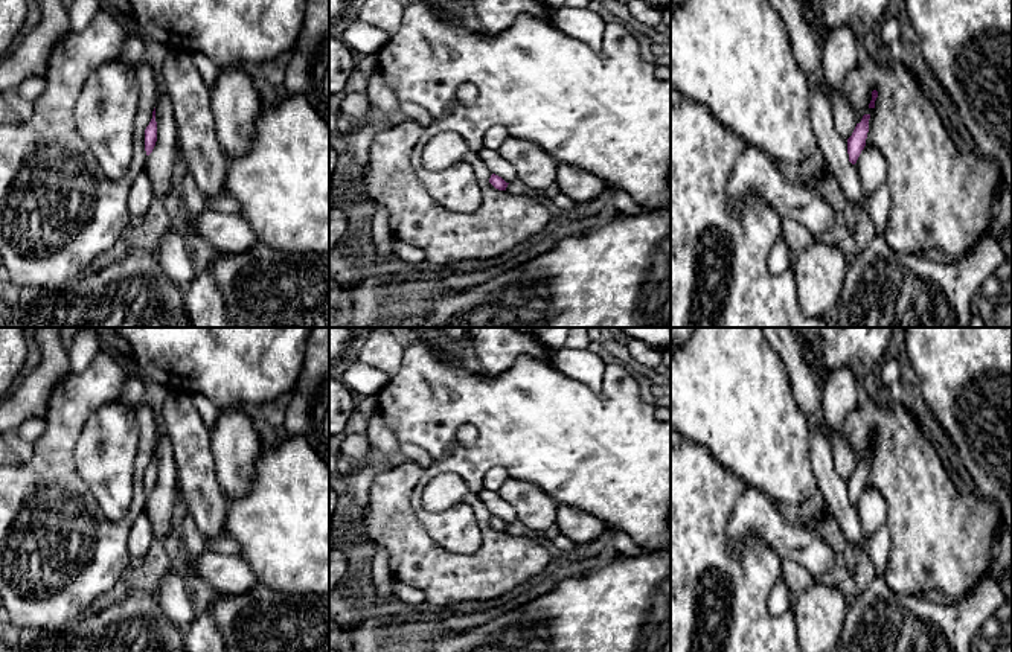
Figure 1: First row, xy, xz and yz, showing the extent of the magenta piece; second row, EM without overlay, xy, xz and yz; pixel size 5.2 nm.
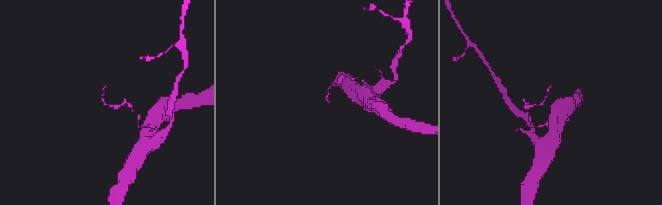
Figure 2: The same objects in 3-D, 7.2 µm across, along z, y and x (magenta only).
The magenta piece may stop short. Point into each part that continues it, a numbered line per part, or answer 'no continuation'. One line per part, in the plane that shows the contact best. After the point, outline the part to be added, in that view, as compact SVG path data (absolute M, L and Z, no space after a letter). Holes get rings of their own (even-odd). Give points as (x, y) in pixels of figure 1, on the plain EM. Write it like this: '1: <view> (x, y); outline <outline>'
no continuation

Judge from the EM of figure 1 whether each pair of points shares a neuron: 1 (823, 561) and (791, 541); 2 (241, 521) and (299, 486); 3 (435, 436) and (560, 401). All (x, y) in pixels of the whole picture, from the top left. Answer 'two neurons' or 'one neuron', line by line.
1: one neuron
2: one neuron
3: one neuron

